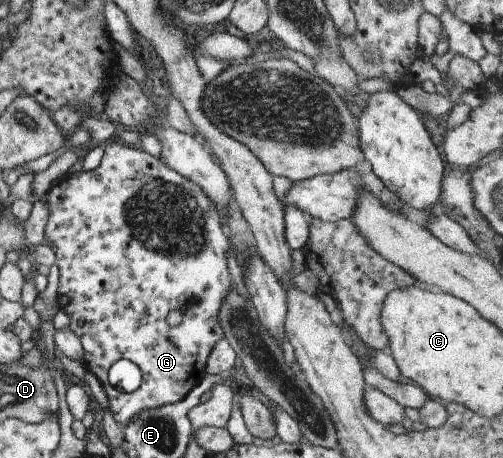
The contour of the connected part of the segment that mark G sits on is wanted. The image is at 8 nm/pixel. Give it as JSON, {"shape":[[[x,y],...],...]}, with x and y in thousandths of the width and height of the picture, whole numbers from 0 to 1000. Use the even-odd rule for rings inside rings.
{"shape":[[[237,308],[211,314],[201,349],[187,369],[175,373],[159,369],[111,391],[82,439],[95,450],[95,476],[91,476],[87,493],[85,522],[111,544],[107,555],[109,576],[115,583],[113,668],[135,692],[139,725],[159,742],[165,760],[165,812],[179,812],[207,849],[211,873],[215,873],[215,895],[223,902],[223,913],[231,926],[245,934],[266,908],[286,895],[362,873],[408,823],[406,801],[417,764],[437,738],[445,736],[441,714],[433,703],[433,681],[445,646],[453,642],[453,633],[461,627],[461,616],[447,568],[449,548],[453,548],[453,522],[425,445],[402,424],[390,402],[382,402],[380,393],[370,393],[346,371],[336,369],[318,354],[316,345],[300,341],[298,332],[290,334],[274,321],[262,323],[262,319],[252,319],[250,312],[241,314]],[[382,651],[390,653],[392,659],[382,664],[378,659]],[[360,668],[370,675],[362,681],[358,705],[352,712],[338,714],[330,705],[334,681],[360,675]],[[239,784],[256,786],[262,795],[270,795],[280,812],[278,843],[256,858],[223,847],[213,830],[215,806]]]}

